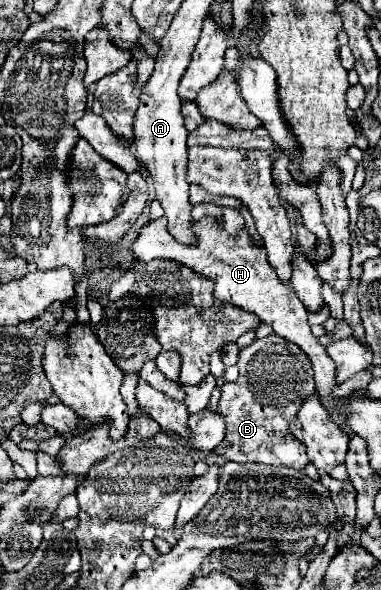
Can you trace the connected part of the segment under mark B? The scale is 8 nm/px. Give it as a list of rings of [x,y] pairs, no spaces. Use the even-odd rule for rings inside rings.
[[[268,335],[256,339],[238,355],[240,377],[234,383],[222,385],[222,397],[218,401],[218,413],[226,419],[226,437],[216,447],[216,453],[236,463],[266,463],[286,465],[304,471],[308,465],[306,449],[288,433],[288,425],[302,401],[316,393],[310,359],[294,343]]]

